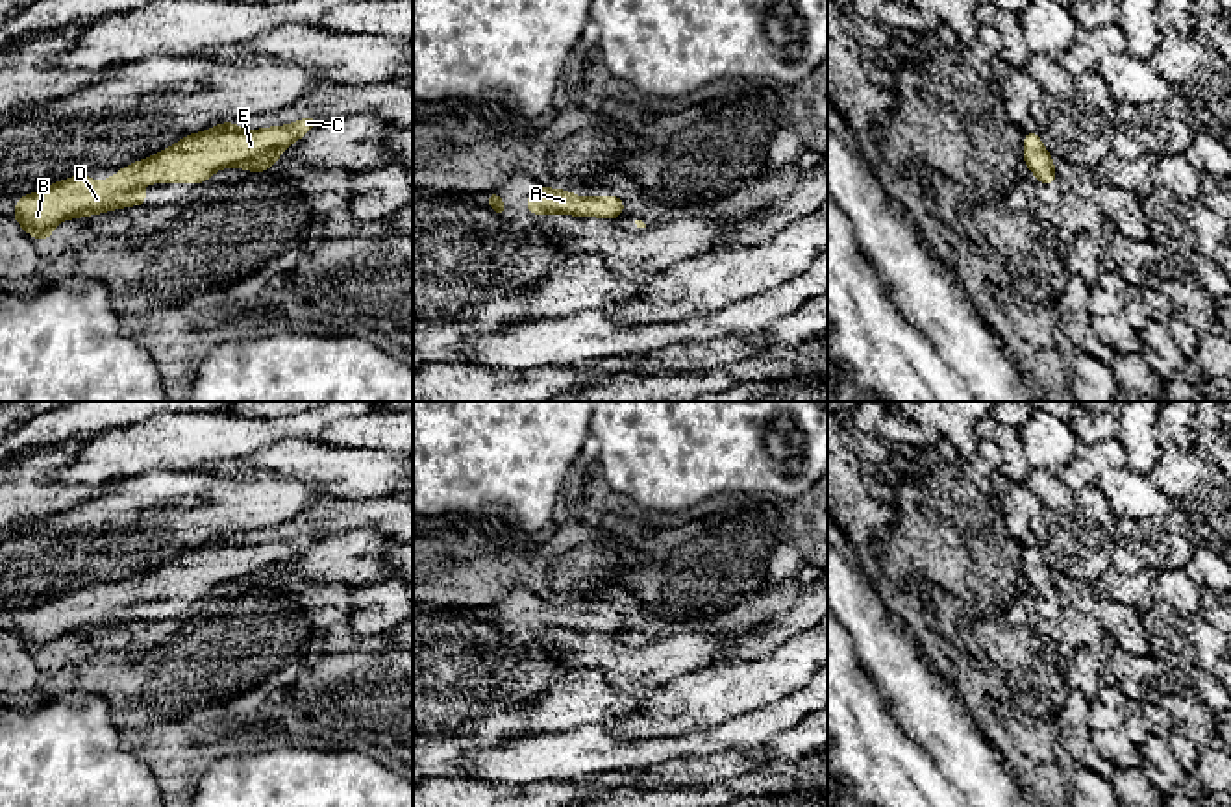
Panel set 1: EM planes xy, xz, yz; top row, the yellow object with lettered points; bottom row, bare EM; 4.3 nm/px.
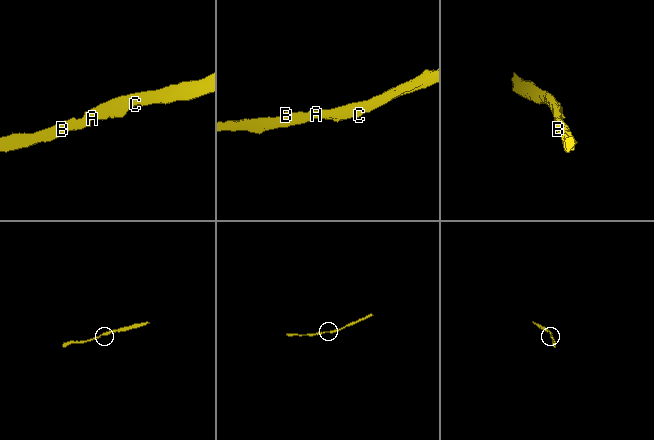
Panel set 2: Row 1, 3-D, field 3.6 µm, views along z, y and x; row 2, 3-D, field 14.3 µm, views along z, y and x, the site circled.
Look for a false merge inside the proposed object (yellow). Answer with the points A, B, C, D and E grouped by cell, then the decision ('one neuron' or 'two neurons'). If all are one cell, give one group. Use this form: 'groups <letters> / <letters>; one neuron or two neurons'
groups A B C D E; one neuron

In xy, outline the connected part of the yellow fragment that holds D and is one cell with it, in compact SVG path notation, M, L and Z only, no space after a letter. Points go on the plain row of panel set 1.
M307 531L294 539L263 544L239 544L237 537L217 539L207 546L180 553L144 576L126 579L109 594L93 596L81 587L20 611L11 631L28 650L46 657L63 635L146 620L144 598L196 600L207 596L217 585L231 581L250 587L268 585L285 563L318 537Z

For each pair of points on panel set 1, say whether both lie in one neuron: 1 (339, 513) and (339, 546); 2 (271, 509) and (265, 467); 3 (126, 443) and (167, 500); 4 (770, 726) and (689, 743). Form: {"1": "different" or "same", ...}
{"1": "different", "2": "different", "3": "different", "4": "same"}

